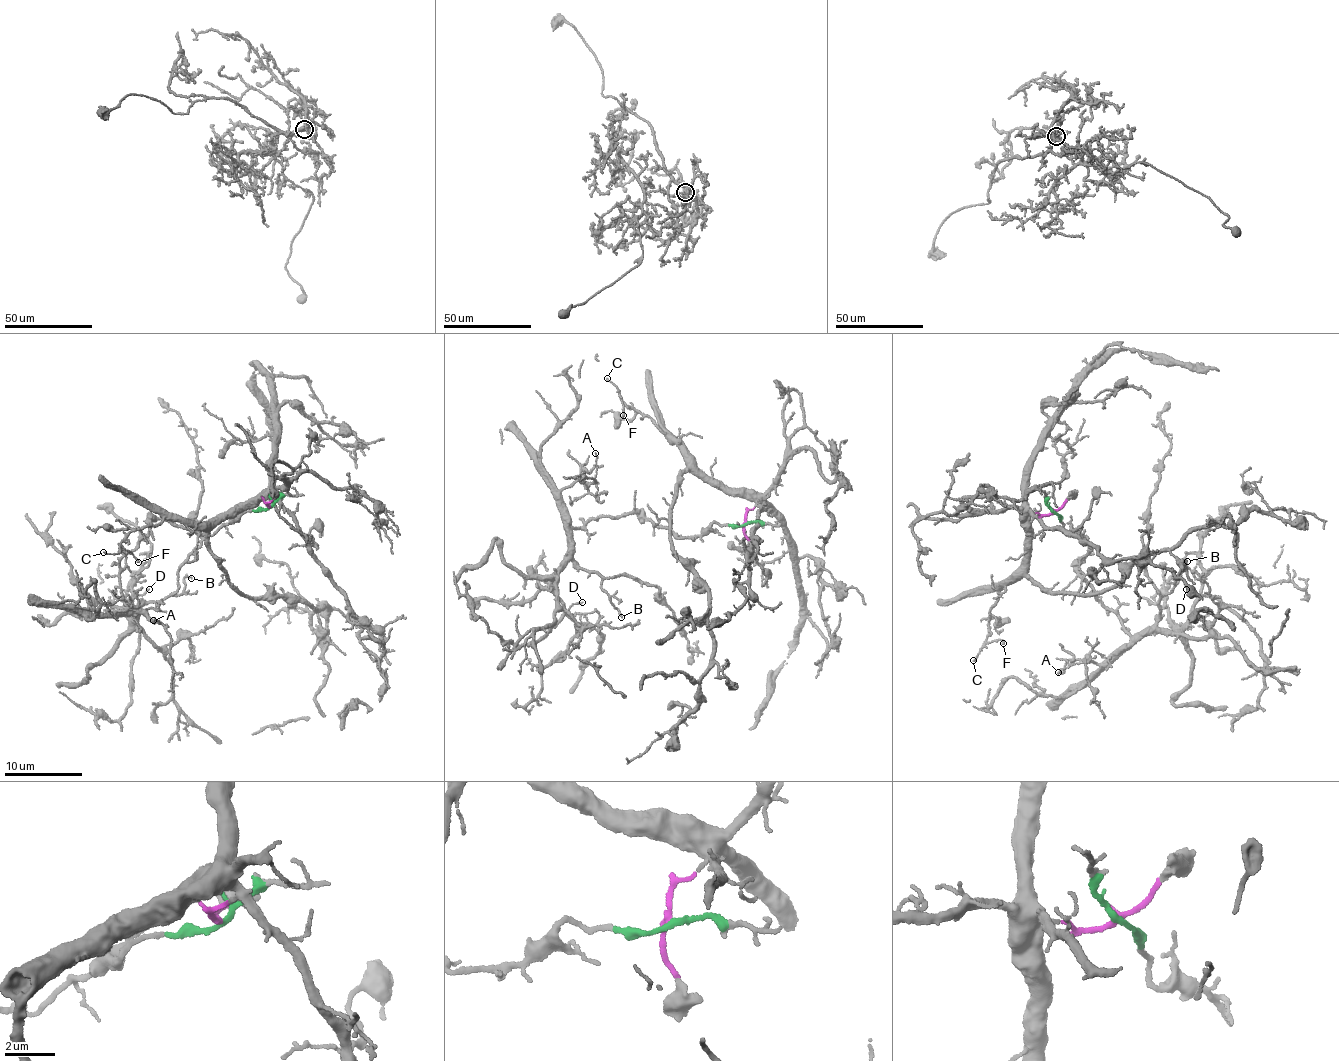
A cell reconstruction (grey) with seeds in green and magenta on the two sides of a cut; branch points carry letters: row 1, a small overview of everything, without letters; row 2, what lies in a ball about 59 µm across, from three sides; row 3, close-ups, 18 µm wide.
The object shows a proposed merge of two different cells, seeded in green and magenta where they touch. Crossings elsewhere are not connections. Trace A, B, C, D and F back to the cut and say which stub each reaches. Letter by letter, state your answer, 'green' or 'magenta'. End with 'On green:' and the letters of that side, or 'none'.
A: green
B: green
C: magenta
D: green
F: magenta
On green: A, B, D

